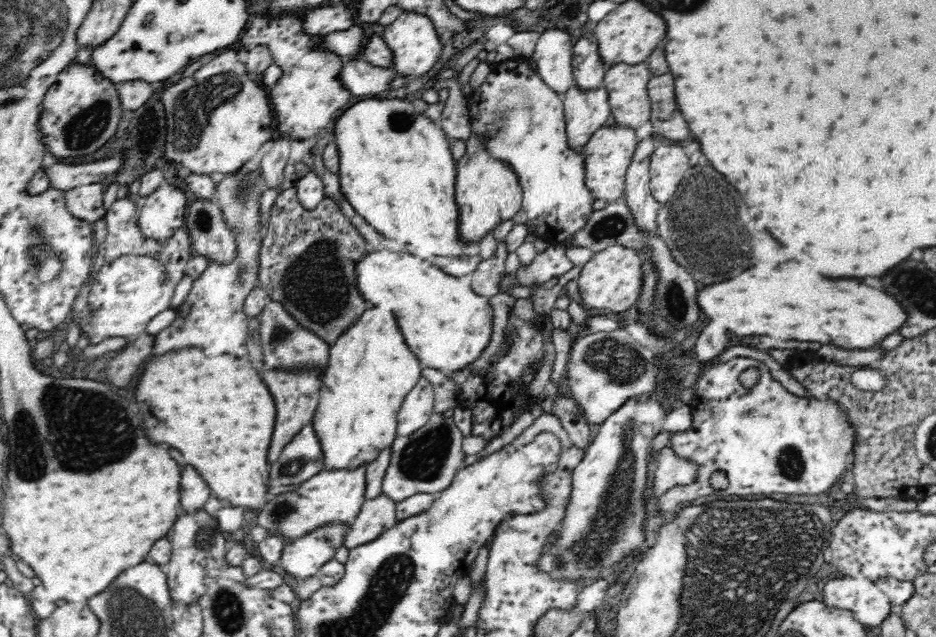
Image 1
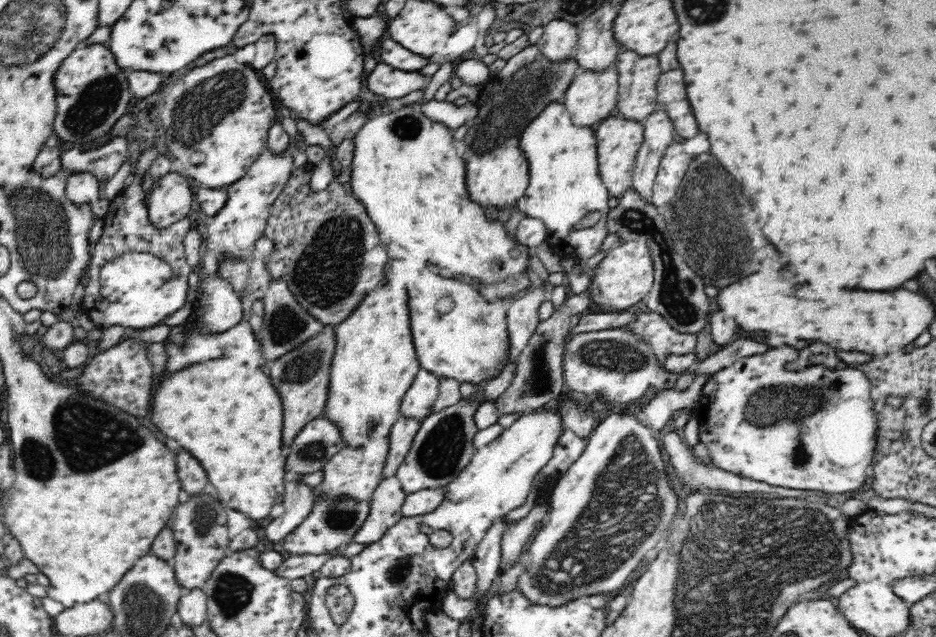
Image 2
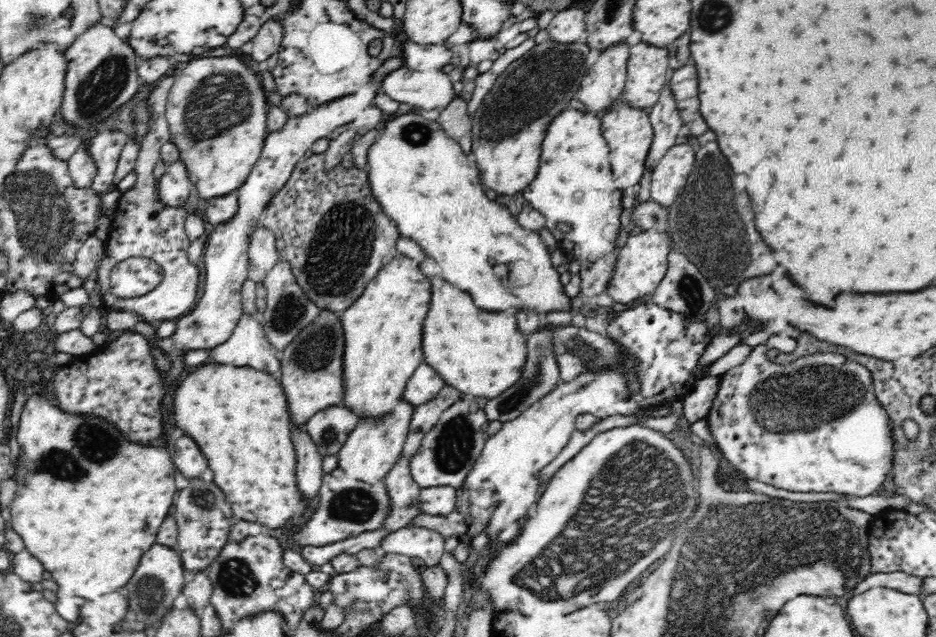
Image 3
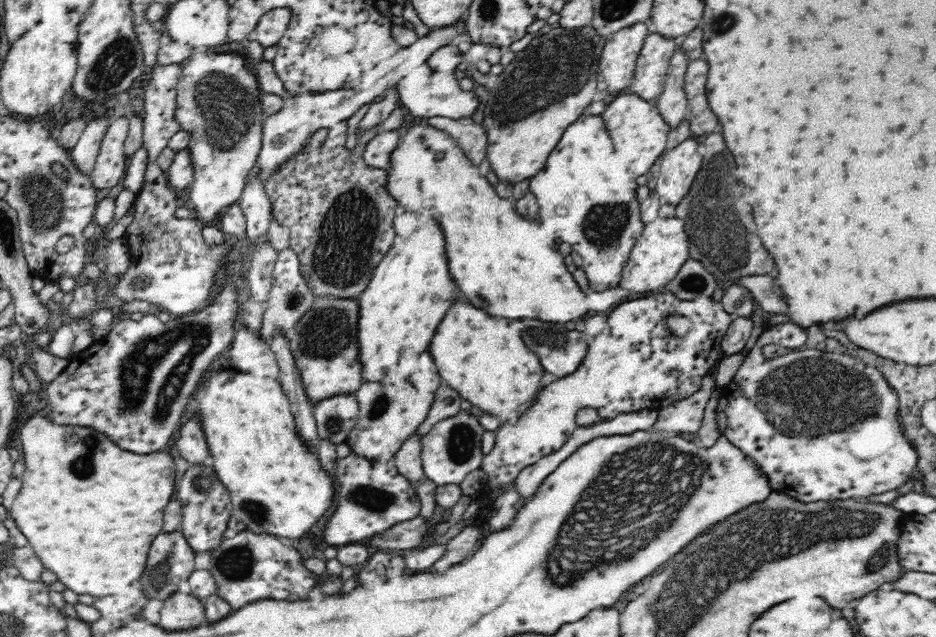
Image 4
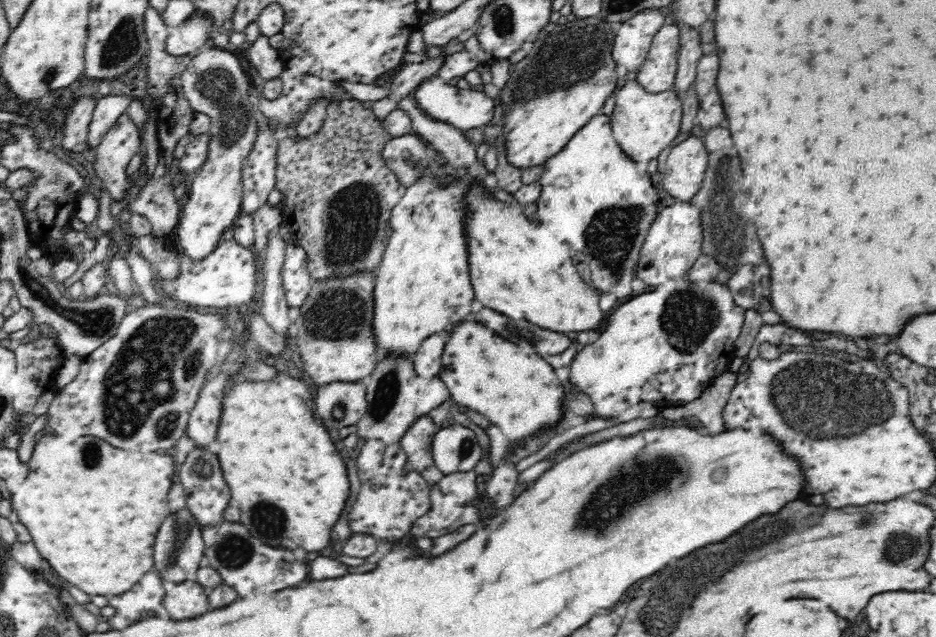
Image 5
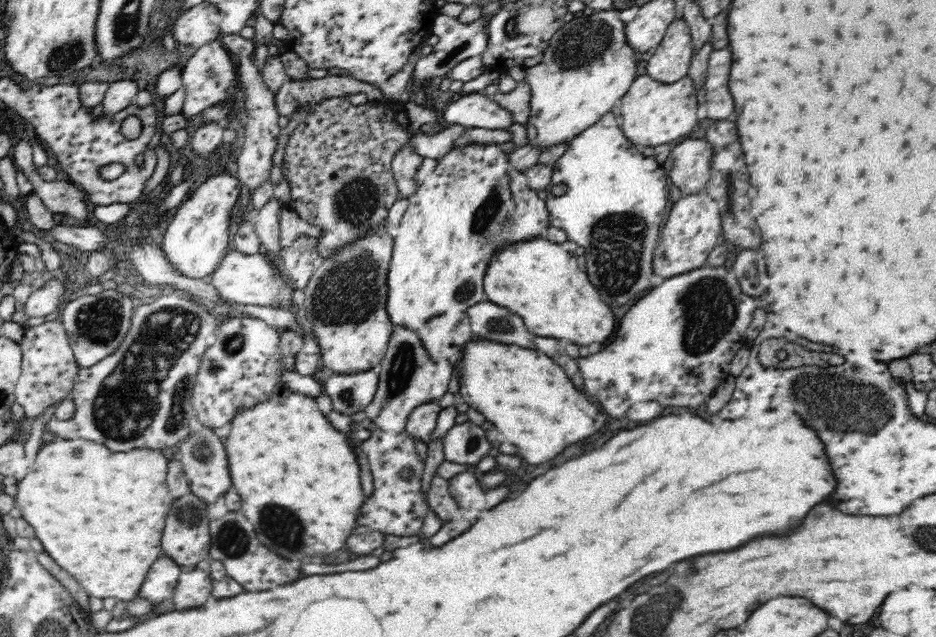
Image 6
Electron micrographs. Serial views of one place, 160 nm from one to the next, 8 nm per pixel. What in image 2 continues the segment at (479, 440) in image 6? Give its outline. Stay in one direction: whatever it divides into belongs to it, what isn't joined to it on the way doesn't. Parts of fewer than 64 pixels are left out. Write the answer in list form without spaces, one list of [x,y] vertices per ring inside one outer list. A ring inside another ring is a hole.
[[[517,361],[509,362],[496,378],[490,380],[477,401],[464,401],[463,398],[455,405],[432,412],[421,422],[418,432],[410,444],[408,454],[402,460],[402,464],[398,466],[395,474],[404,494],[408,496],[408,494],[414,494],[414,492],[426,490],[426,488],[436,490],[436,488],[445,487],[460,474],[475,453],[472,440],[474,440],[474,434],[478,432],[478,428],[472,417],[474,410],[483,400],[495,401],[501,394],[504,394],[512,384],[513,376],[516,376],[516,369]]]

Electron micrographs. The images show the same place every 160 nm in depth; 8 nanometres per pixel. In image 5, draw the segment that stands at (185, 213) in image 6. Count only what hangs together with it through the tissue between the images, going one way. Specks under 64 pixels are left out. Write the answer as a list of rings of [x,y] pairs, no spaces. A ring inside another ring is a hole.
[[[206,46],[201,51],[197,52],[188,66],[183,70],[181,76],[183,97],[190,103],[192,110],[195,113],[202,113],[210,118],[210,140],[208,140],[207,158],[192,180],[190,195],[186,202],[181,202],[181,215],[177,225],[173,229],[173,238],[175,244],[183,250],[183,253],[194,260],[206,258],[222,240],[224,230],[232,226],[236,217],[241,212],[241,204],[243,199],[243,184],[241,181],[243,165],[246,158],[250,156],[252,148],[254,148],[257,132],[259,131],[258,118],[254,104],[251,103],[250,97],[253,95],[251,90],[254,89],[252,76],[244,71],[240,60],[232,51]]]

